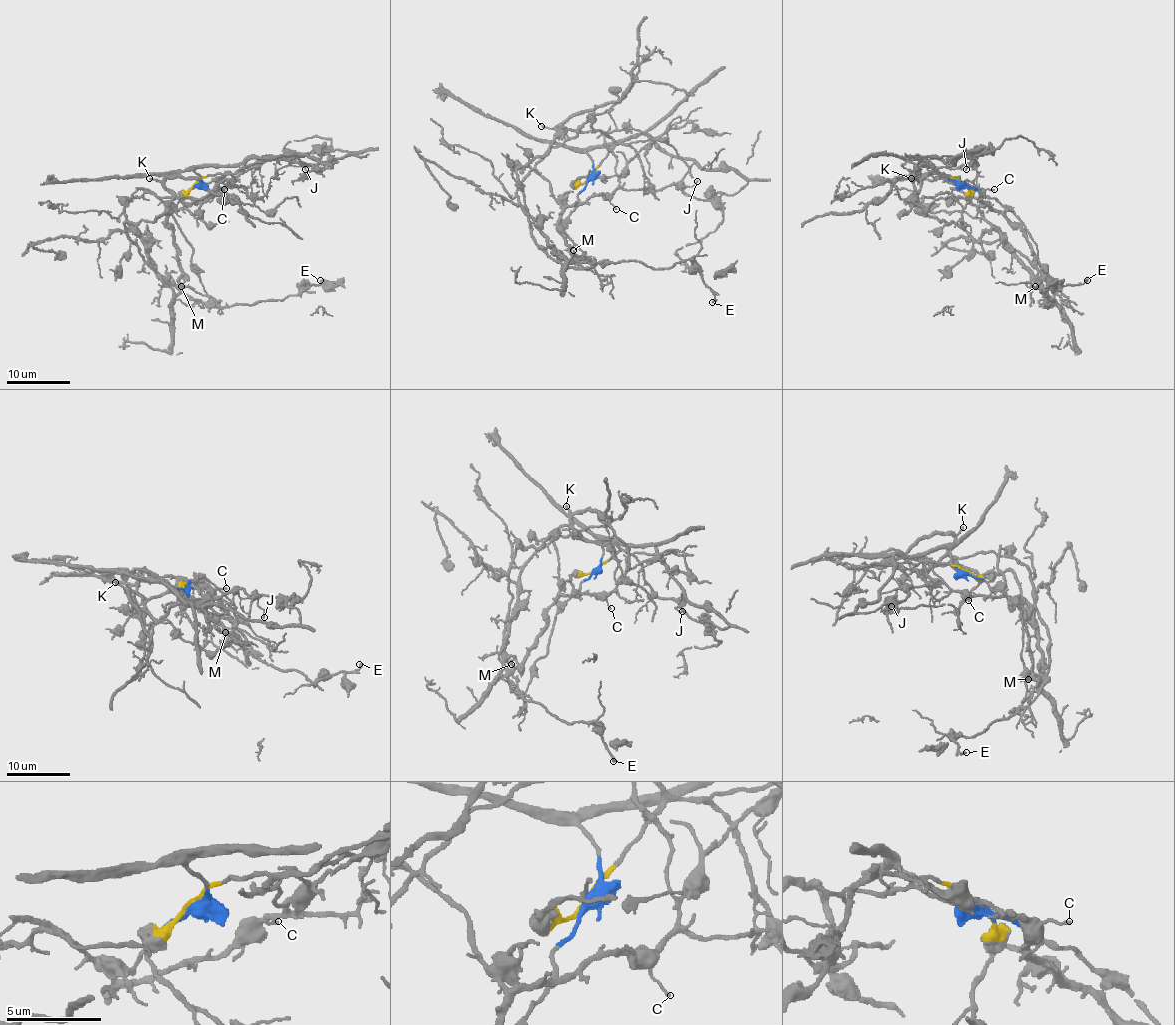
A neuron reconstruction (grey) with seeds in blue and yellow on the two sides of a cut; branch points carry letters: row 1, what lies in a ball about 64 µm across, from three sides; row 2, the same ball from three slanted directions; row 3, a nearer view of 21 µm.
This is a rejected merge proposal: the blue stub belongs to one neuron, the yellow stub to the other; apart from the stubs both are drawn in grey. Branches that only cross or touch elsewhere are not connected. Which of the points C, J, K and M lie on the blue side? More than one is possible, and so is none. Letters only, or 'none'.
C, M

